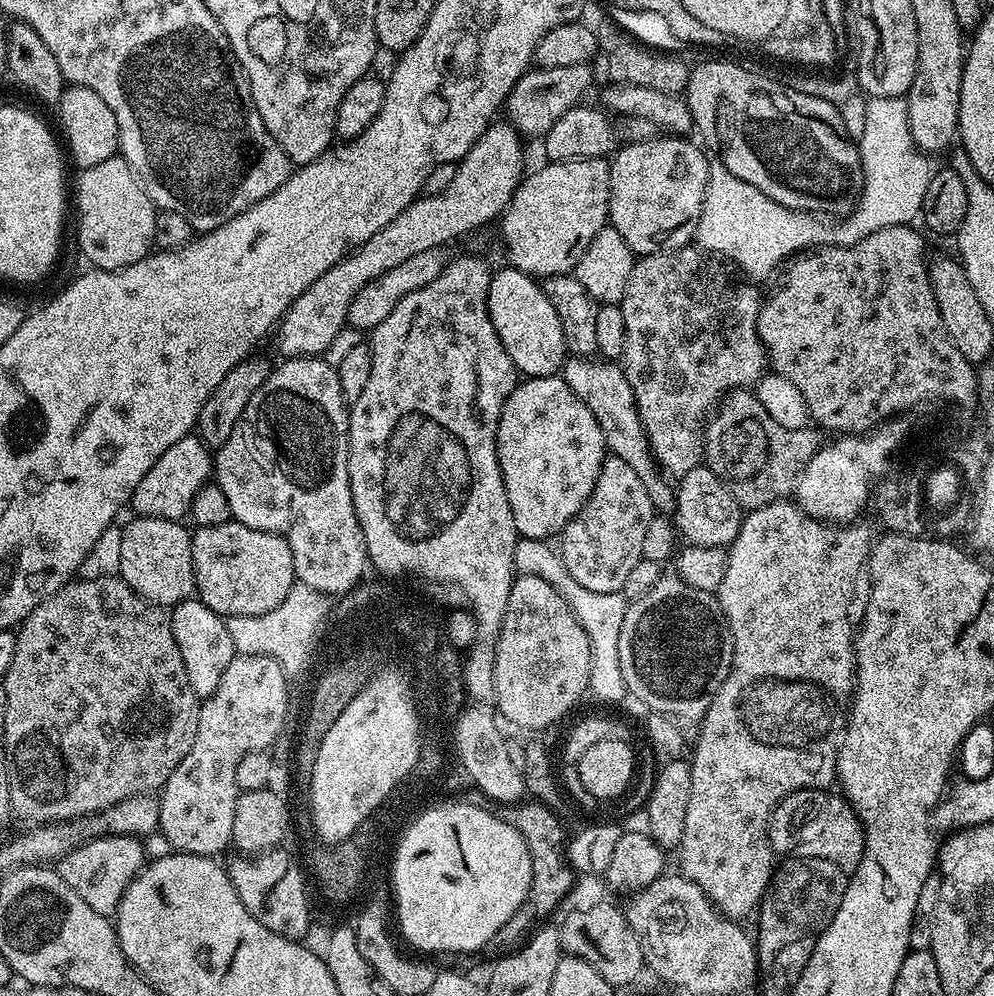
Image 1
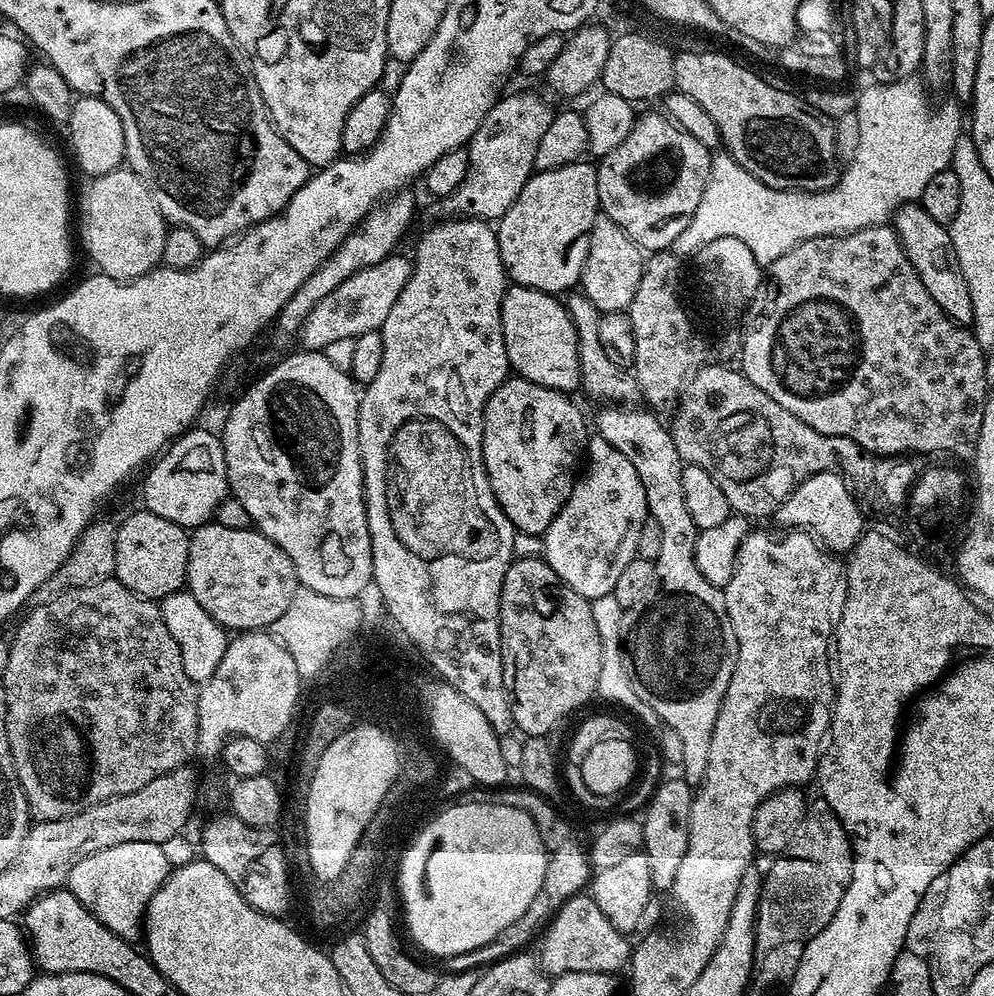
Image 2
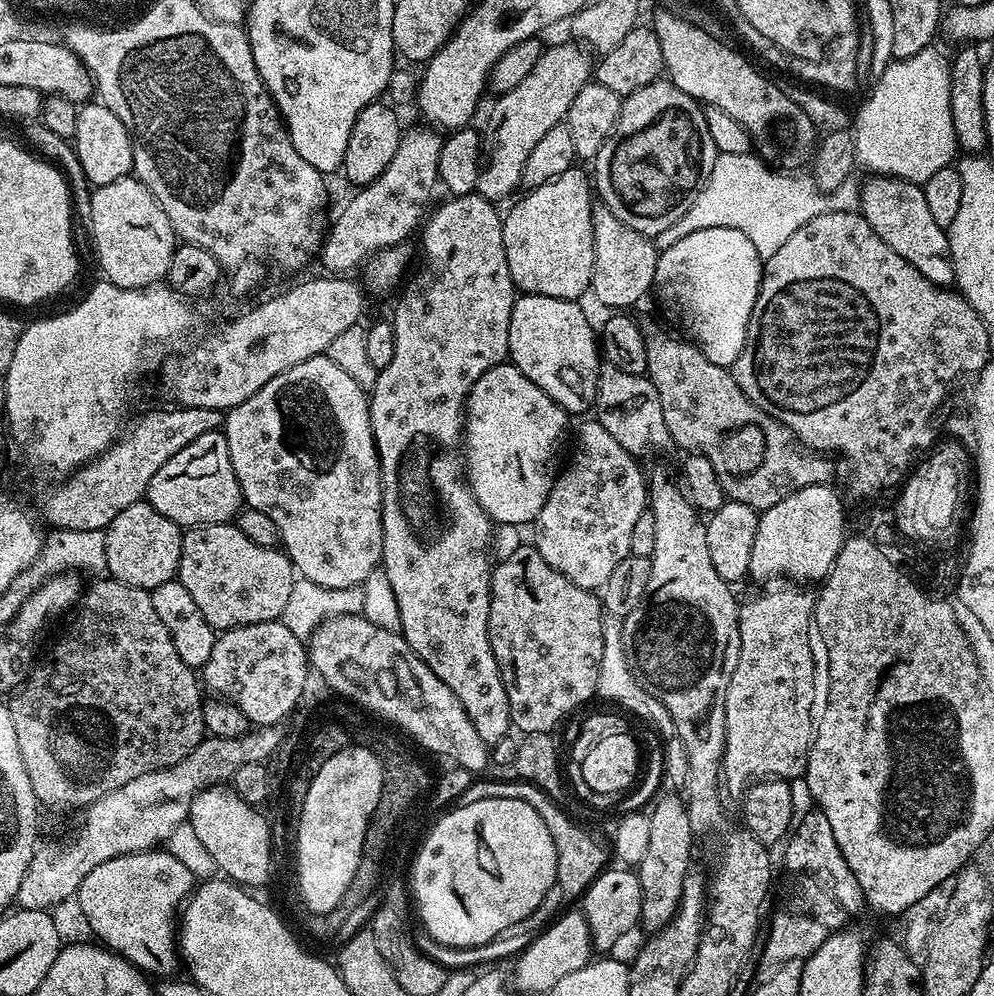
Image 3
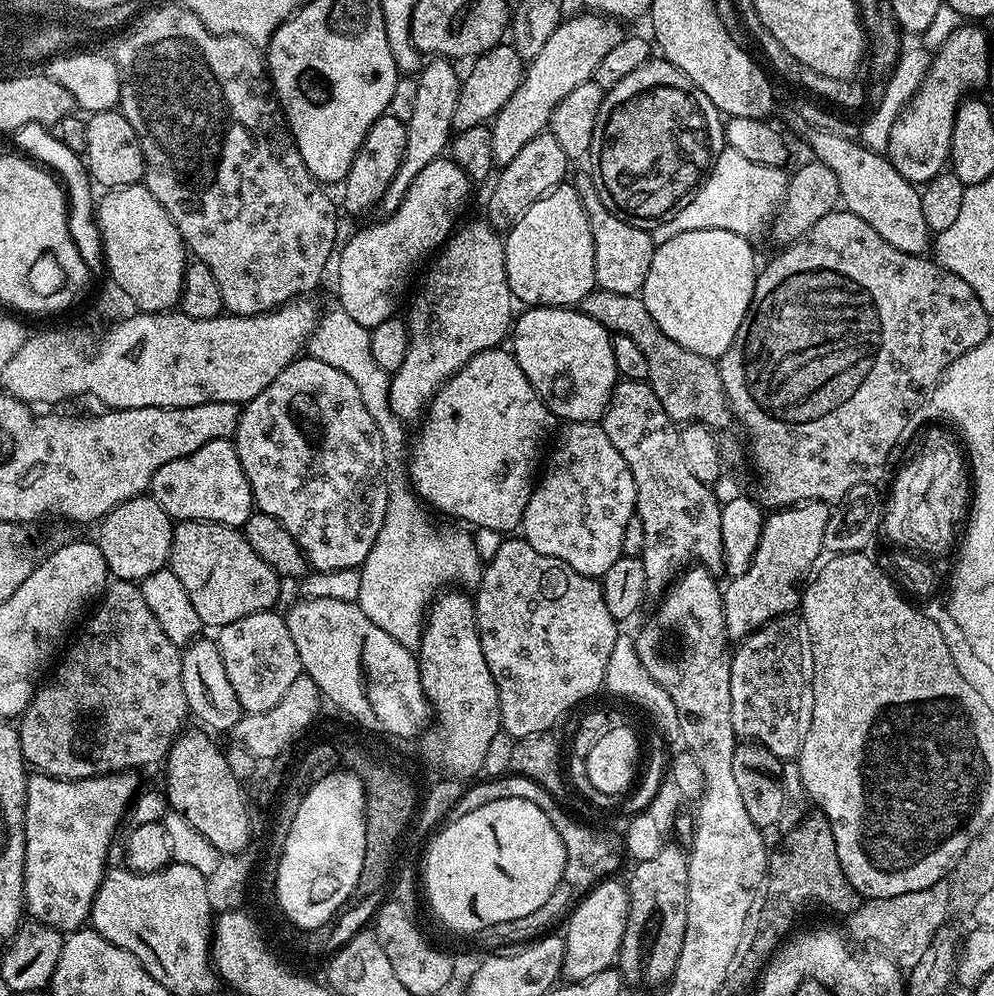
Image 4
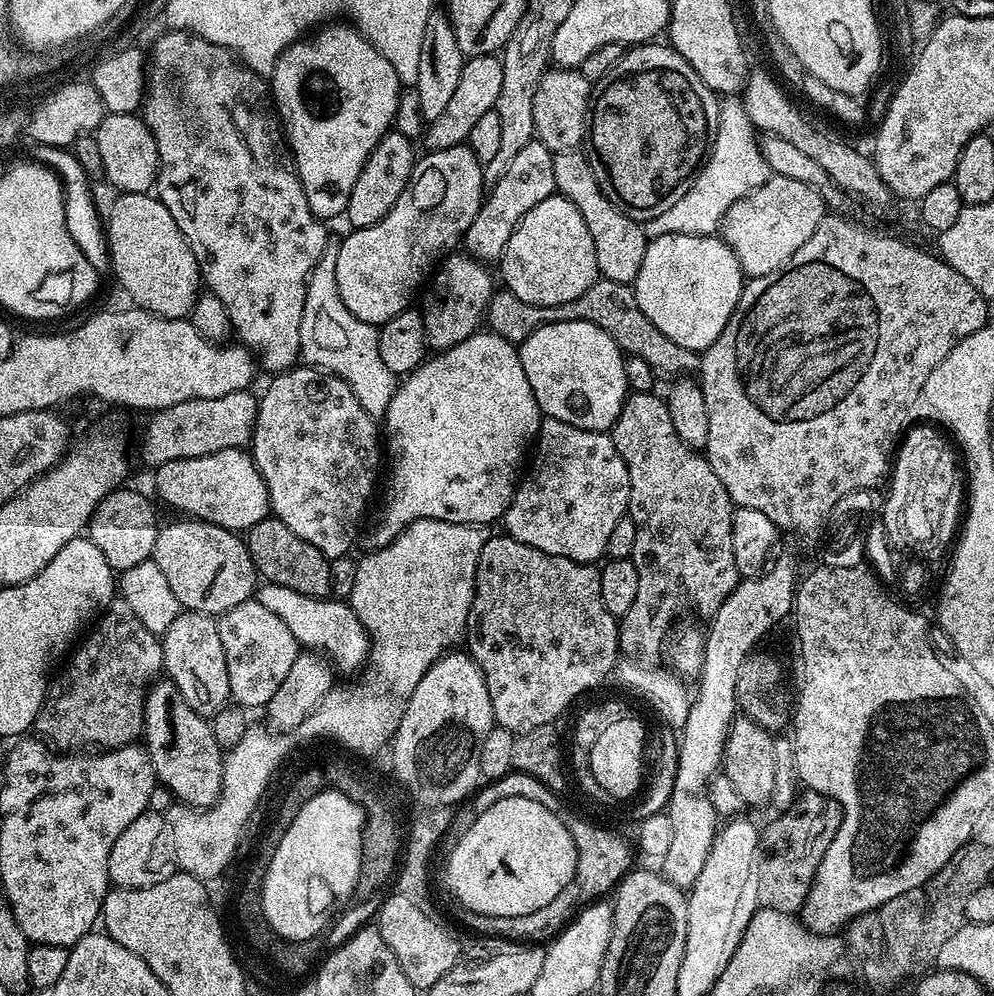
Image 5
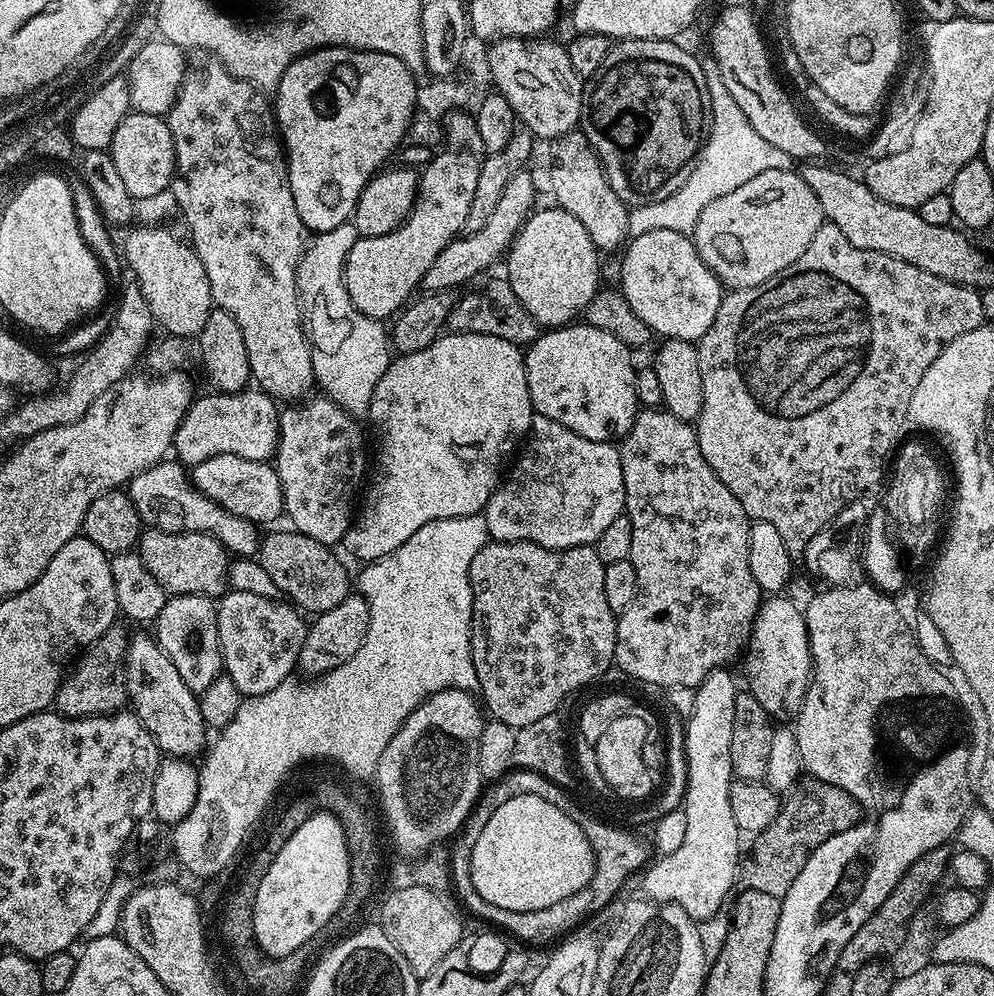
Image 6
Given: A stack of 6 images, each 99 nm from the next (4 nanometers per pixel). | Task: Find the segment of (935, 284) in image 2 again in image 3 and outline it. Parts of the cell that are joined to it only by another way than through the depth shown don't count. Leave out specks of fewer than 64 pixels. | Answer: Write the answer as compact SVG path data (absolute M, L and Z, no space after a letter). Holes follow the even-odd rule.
M898 176L867 177L864 188L859 189L860 215L870 222L874 234L894 250L894 254L902 254L910 266L914 266L930 282L941 286L948 286L955 281L955 268L952 265L951 251L948 249L948 233L938 222L934 222L930 214L930 205L926 203L923 187L911 184Z

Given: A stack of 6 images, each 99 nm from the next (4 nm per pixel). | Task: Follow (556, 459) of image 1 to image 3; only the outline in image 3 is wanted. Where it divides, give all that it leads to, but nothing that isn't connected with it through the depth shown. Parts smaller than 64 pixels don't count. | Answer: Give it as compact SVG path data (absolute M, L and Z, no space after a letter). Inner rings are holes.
M505 362L486 370L468 392L462 448L466 453L466 483L488 519L496 524L531 525L542 510L554 480L548 477L548 459L556 443L564 436L569 413L552 401L530 378L521 374L516 365Z

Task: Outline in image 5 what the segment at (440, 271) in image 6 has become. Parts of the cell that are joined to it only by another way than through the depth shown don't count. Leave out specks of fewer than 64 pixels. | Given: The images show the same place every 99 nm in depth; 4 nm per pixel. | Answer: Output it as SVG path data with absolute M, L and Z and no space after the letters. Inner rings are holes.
M533 139L518 154L514 154L510 166L506 166L506 174L498 178L496 184L487 189L483 204L477 217L470 224L462 239L462 248L467 255L481 262L499 261L506 250L506 242L510 242L510 234L546 198L557 195L554 182L554 153L541 140Z

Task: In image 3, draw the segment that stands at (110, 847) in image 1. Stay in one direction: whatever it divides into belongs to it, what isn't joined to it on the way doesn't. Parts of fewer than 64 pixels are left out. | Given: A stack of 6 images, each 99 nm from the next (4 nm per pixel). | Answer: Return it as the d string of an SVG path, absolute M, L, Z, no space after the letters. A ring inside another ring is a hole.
M149 850L146 852L127 852L118 858L110 858L86 878L82 878L78 901L80 912L93 932L95 939L101 945L107 946L111 951L135 964L141 972L154 978L168 978L173 975L178 964L178 913L182 905L194 891L194 877L174 854L166 850Z

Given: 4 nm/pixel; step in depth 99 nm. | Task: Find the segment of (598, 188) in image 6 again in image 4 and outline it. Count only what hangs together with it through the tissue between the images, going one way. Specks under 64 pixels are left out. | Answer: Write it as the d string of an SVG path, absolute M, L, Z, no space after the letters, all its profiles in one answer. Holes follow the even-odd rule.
M580 172L574 176L574 187L580 196L582 206L588 215L590 230L594 238L594 266L596 267L596 288L610 290L610 294L637 295L646 282L650 270L650 258L654 251L651 231L647 228L630 226L622 218L606 210L591 175Z

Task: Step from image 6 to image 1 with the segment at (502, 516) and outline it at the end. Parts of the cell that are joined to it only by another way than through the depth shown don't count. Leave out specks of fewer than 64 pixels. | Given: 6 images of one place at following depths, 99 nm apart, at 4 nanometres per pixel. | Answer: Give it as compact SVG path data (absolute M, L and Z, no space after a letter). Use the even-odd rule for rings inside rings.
M611 454L605 455L604 465L600 467L598 478L594 482L594 490L590 498L582 506L582 510L568 523L563 532L559 533L558 551L564 560L566 570L570 570L570 576L580 586L586 586L586 590L594 590L598 594L610 594L620 592L626 586L626 578L634 566L642 559L642 541L646 535L646 529L650 527L654 515L654 509L650 502L650 494L634 474L630 462Z

